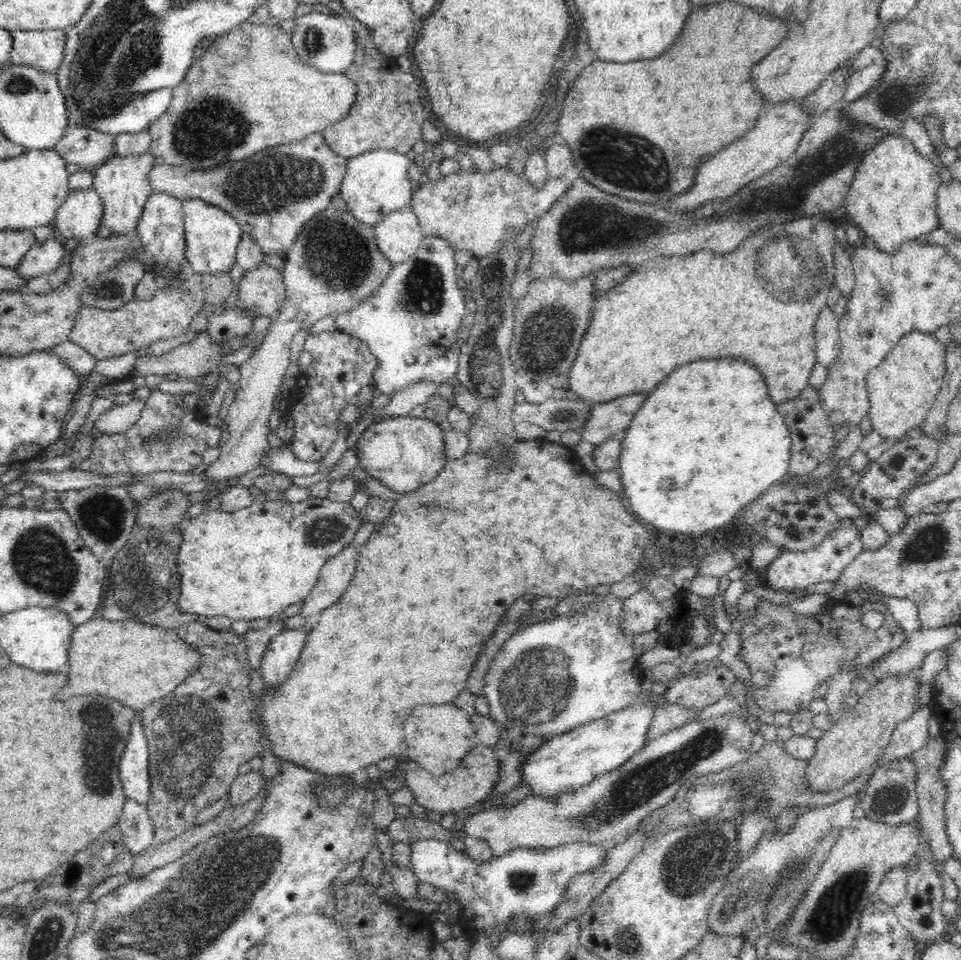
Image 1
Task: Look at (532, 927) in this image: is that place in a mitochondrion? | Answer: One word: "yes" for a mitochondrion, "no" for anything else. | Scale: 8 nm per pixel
no

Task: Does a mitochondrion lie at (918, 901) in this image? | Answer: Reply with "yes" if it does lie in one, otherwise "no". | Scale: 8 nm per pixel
no

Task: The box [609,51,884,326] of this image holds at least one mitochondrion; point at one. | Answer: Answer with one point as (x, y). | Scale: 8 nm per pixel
(818, 167)

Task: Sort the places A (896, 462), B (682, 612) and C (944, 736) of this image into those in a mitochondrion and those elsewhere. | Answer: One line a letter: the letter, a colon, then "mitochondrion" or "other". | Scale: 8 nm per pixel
A: other
B: other
C: other

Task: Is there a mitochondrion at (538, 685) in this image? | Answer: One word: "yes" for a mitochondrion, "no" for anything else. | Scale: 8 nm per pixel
yes

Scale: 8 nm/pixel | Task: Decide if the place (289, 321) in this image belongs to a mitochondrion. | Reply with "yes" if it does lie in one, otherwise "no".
no

